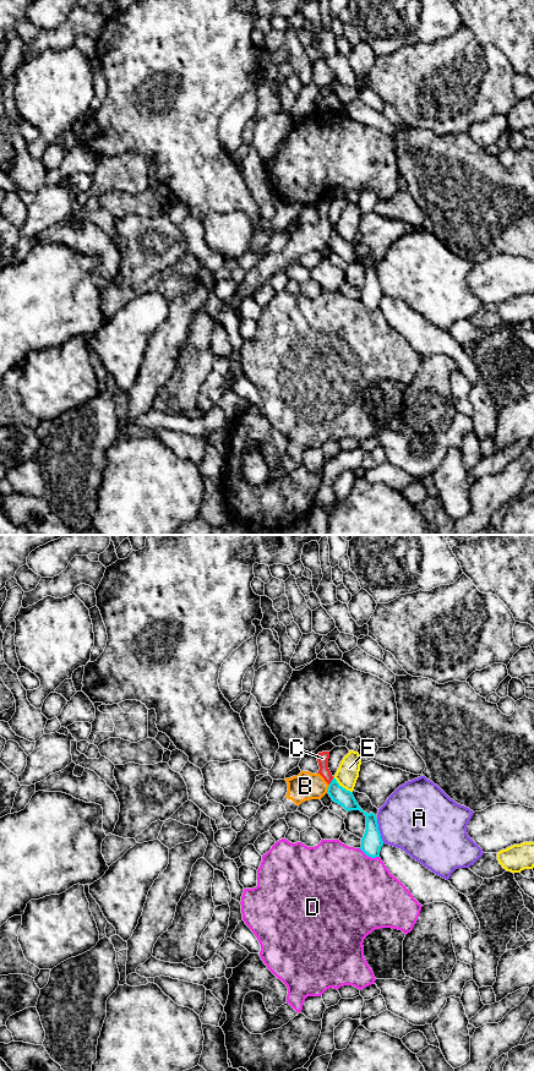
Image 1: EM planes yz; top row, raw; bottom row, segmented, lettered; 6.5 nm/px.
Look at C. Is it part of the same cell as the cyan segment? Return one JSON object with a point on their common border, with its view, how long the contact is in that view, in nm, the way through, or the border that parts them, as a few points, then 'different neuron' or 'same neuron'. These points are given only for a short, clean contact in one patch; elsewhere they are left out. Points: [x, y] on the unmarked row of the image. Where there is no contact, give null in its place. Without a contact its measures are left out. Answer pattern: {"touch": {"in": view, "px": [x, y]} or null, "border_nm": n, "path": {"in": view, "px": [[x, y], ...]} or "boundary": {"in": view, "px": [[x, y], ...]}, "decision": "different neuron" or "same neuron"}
{"touch": {"in": "yz", "px": [332, 233]}, "border_nm": 60, "boundary": {"in": "yz", "px": [[333, 229], [328, 235]]}, "decision": "different neuron"}

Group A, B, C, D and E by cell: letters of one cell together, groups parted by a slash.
A / B C / D / E

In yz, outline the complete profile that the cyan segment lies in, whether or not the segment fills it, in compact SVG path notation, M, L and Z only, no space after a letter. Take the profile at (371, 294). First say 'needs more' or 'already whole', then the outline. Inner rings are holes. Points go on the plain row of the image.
already whole | M334 229L328 237L327 245L333 253L342 257L347 263L360 262L366 268L366 282L364 289L361 290L360 301L367 308L380 308L380 302L383 297L383 293L381 290L376 267L374 264L367 266L366 263L364 263L356 255L353 244L343 240Z

